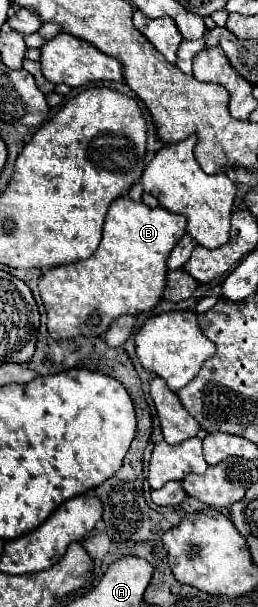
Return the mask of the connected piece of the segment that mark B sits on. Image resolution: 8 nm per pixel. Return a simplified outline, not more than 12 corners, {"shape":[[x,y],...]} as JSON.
{"shape":[[118,197],[84,261],[38,281],[50,337],[162,299],[184,215]]}

